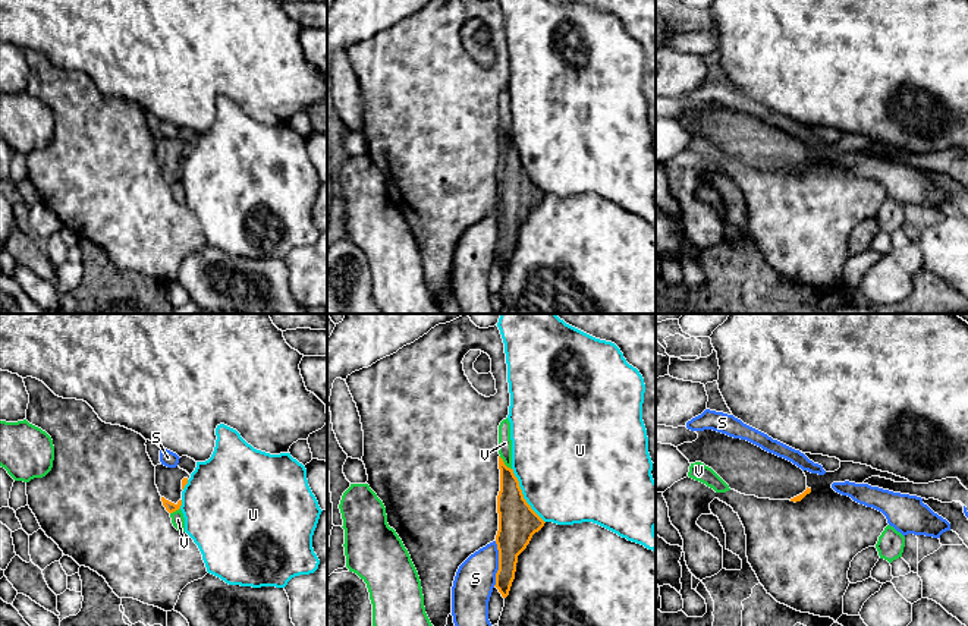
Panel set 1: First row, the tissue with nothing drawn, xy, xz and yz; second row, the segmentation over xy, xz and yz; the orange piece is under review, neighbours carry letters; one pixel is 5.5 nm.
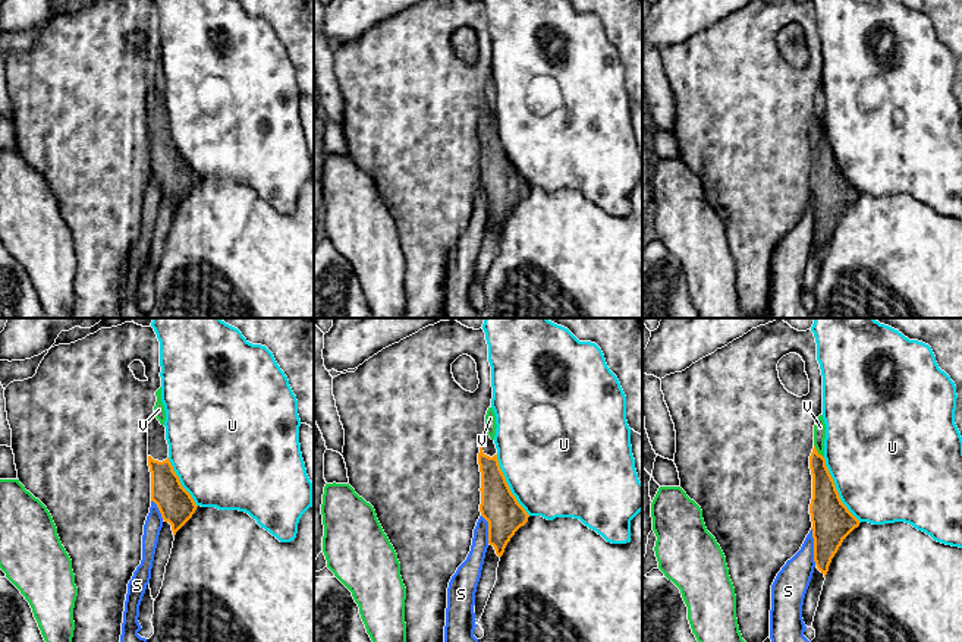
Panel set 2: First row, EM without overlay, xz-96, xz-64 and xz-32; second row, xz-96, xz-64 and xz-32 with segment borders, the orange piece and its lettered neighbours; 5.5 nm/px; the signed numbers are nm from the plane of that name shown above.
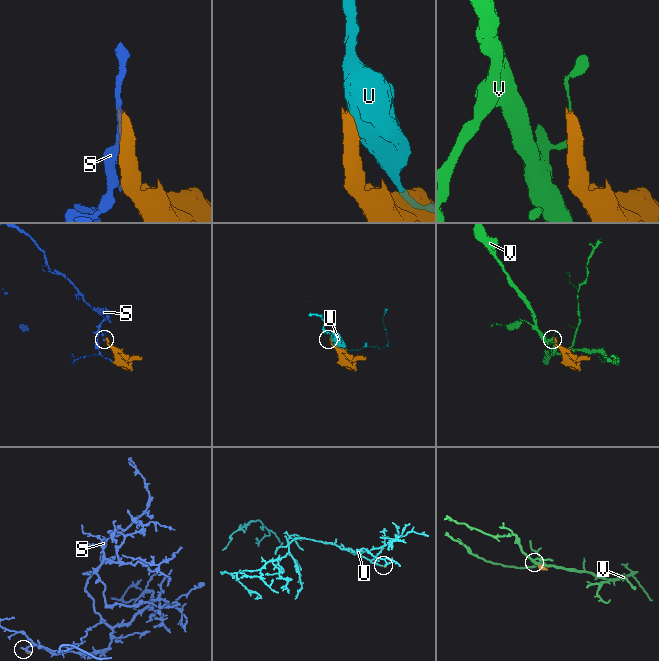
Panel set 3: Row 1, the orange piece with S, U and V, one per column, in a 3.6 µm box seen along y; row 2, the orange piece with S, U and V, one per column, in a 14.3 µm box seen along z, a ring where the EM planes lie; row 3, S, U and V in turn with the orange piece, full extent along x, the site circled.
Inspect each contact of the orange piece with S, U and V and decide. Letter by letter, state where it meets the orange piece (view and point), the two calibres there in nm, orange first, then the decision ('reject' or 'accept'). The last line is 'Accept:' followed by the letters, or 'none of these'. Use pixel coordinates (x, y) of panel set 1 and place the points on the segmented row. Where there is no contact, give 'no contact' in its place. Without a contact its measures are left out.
S: xz (499, 563) | 220/220 nm | reject
U: xz (522, 496) | 220/480 nm | reject
V: xz (503, 464) | 170/80 nm | reject
Accept: none of these

